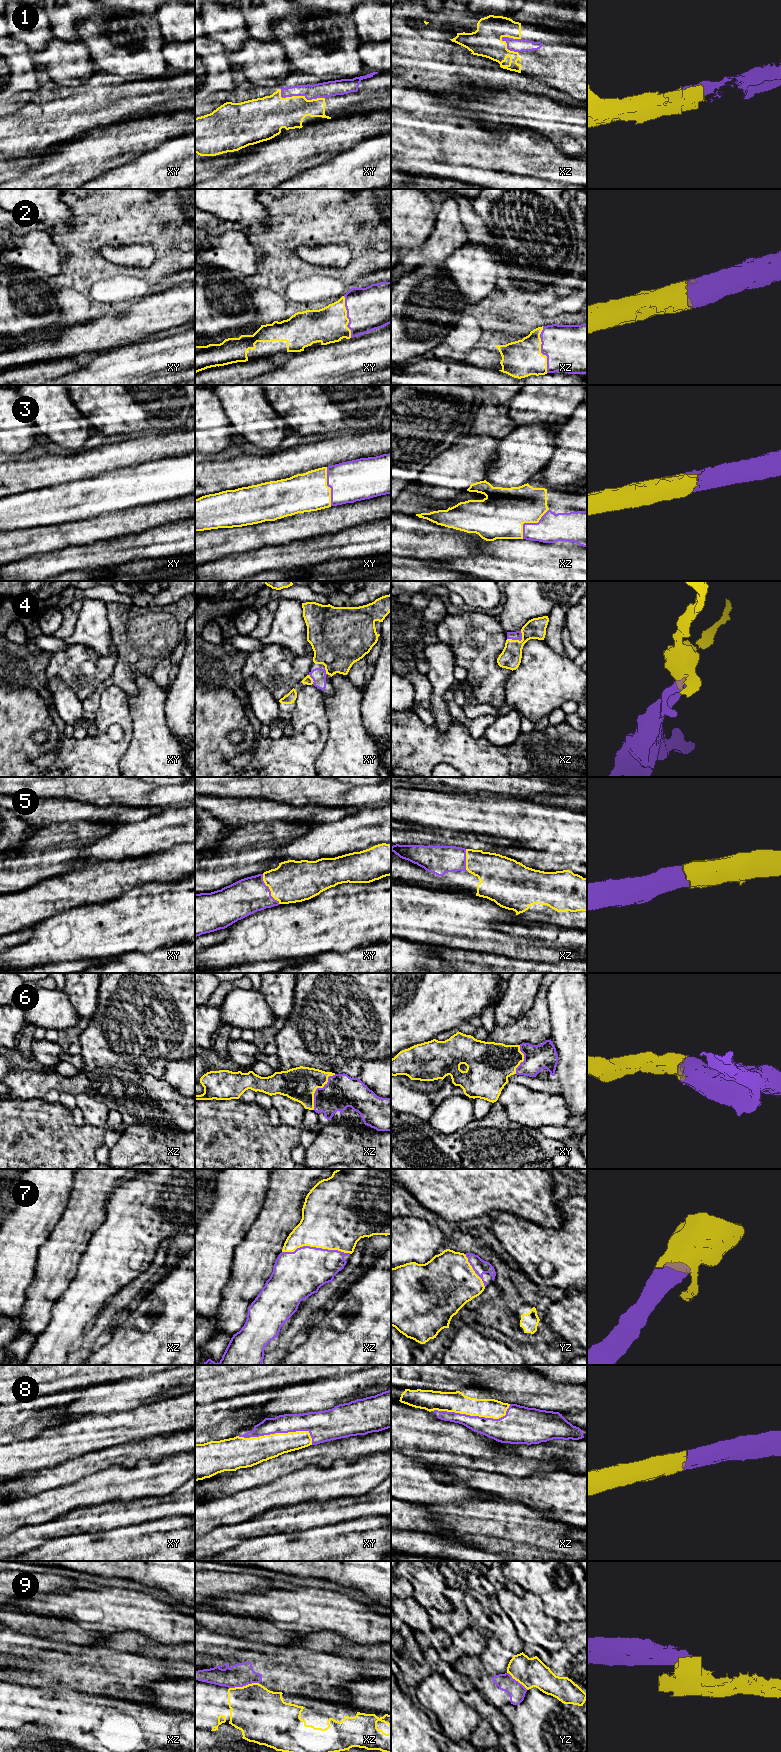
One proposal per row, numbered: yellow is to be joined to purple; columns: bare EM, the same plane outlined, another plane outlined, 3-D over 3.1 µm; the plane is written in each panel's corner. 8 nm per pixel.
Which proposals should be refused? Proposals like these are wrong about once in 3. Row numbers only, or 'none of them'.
9

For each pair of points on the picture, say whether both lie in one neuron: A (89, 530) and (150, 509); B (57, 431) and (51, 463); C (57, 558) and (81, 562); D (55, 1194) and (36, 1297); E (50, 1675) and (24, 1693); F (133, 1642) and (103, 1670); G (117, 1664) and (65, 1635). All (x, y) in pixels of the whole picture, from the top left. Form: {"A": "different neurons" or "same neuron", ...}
{"A": "same neuron", "B": "different neurons", "C": "same neuron", "D": "different neurons", "E": "different neurons", "F": "different neurons", "G": "different neurons"}

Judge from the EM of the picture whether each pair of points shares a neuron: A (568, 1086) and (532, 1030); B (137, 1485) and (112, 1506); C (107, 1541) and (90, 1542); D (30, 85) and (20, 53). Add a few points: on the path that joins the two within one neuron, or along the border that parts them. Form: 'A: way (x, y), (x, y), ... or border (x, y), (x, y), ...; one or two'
A: border (550, 1014), (551, 1038); two
B: border (142, 1497), (129, 1500), (109, 1500), (96, 1505); two
C: way (103, 1542), (94, 1542); one
D: way (22, 77), (20, 75), (20, 61); one

